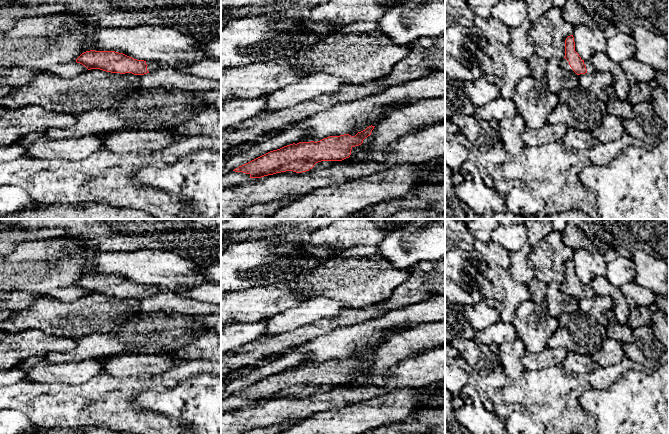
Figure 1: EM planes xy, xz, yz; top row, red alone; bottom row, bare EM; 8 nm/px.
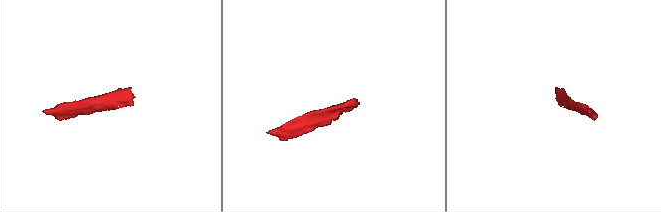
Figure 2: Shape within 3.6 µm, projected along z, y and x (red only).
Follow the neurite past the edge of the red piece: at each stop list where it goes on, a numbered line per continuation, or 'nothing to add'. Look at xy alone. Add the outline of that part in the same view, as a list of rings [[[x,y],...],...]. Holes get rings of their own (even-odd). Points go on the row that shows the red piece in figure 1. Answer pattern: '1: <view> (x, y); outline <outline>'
1: xy (152, 65); outline [[[146,61],[146,64],[148,65],[148,66],[147,66],[147,70],[148,70],[149,72],[153,72],[153,71],[155,71],[155,70],[157,70],[157,69],[159,69],[160,67],[163,66],[163,65],[162,65],[160,62],[158,62],[158,61]]]

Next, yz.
1: yz (564, 64); outline [[[562,58],[562,59],[560,60],[560,67],[561,67],[562,69],[566,70],[566,71],[575,73],[575,72],[573,71],[573,69],[570,67],[569,62],[568,62],[565,58]]]

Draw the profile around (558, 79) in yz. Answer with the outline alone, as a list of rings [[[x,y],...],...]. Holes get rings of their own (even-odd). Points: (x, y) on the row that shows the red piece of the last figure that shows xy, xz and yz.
[[[551,58],[548,61],[545,78],[549,90],[556,95],[559,95],[563,90],[580,87],[578,75],[562,69],[560,60],[557,58]]]

